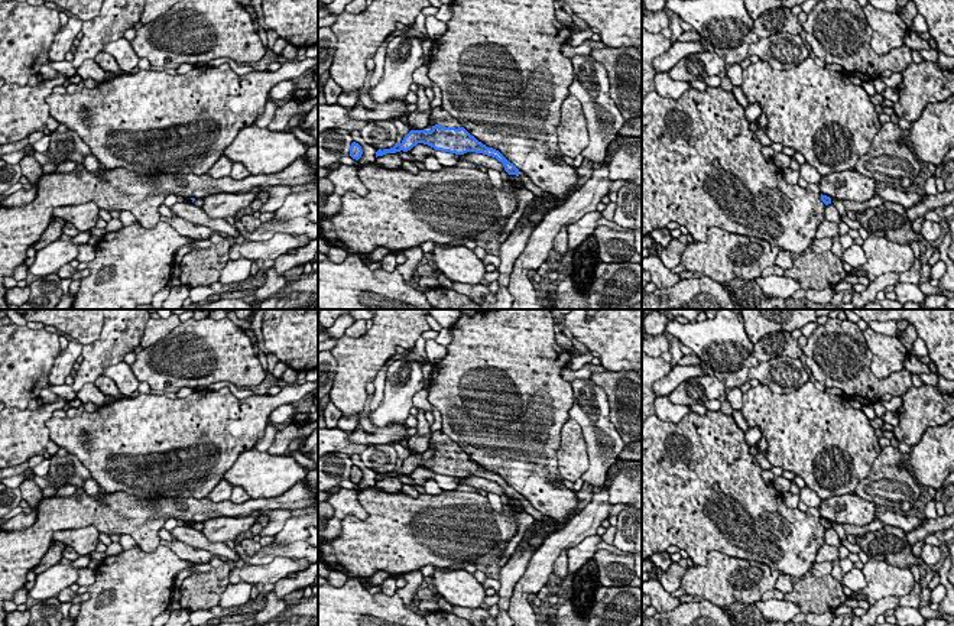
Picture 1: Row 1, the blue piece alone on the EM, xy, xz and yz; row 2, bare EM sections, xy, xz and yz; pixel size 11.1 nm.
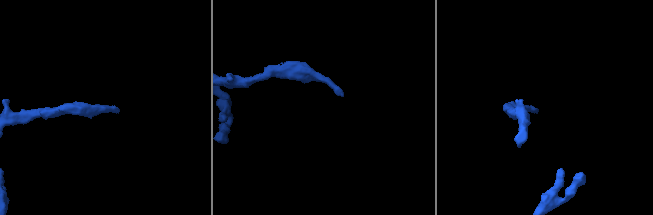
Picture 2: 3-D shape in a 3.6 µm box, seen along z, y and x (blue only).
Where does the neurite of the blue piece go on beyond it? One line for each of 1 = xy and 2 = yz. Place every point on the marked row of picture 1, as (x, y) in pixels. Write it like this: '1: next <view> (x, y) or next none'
1: next none
2: next none

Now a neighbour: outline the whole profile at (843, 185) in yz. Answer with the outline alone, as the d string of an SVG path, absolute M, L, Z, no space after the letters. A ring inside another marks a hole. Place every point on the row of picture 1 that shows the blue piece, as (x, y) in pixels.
M856 169L833 172L818 179L820 194L840 201L866 202L879 189L879 182L859 173Z

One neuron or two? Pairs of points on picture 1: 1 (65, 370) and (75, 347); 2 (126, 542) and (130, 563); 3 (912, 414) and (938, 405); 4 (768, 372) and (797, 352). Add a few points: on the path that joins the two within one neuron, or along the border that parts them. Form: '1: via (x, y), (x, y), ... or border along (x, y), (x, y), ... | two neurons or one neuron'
1: via (65, 365), (71, 353) | one neuron
2: border along (136, 544), (125, 550) | two neurons
3: via (918, 412), (922, 408), (933, 408) | one neuron
4: border along (798, 357), (771, 357), (759, 362) | two neurons

